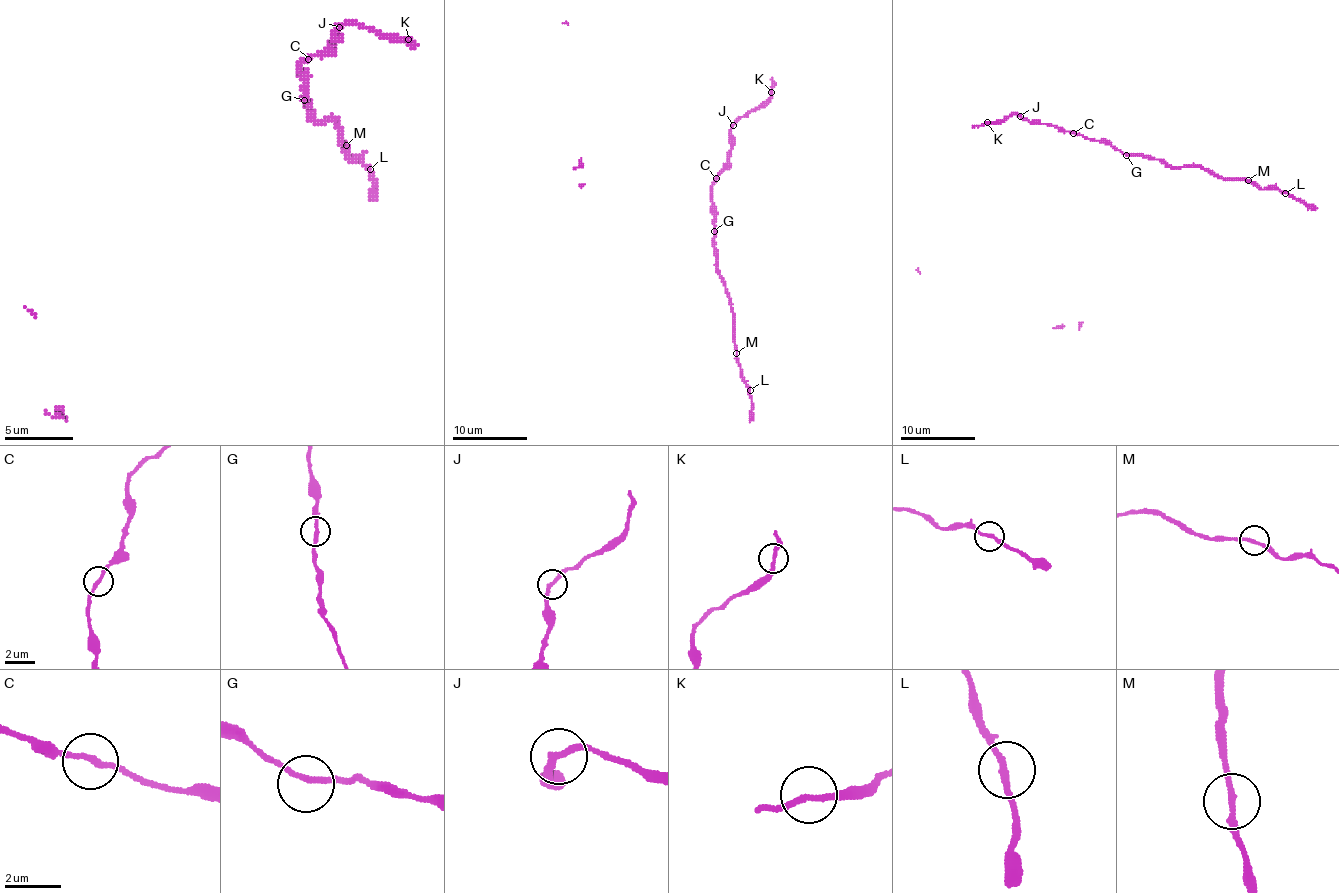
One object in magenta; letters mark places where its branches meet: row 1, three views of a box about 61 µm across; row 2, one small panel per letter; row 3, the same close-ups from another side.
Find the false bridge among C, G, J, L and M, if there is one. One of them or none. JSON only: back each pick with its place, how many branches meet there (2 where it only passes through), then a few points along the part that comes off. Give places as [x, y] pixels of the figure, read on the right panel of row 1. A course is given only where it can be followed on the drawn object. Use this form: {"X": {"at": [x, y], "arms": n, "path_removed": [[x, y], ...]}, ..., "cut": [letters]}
{"cut": []}

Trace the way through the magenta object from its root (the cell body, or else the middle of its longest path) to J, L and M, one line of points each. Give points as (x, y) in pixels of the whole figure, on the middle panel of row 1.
J: (718, 173), (727, 162), (733, 124)
L: (718, 173), (712, 186), (716, 272), (729, 296), (736, 362), (750, 390)
M: (718, 173), (712, 186), (716, 272), (733, 310), (736, 353)

